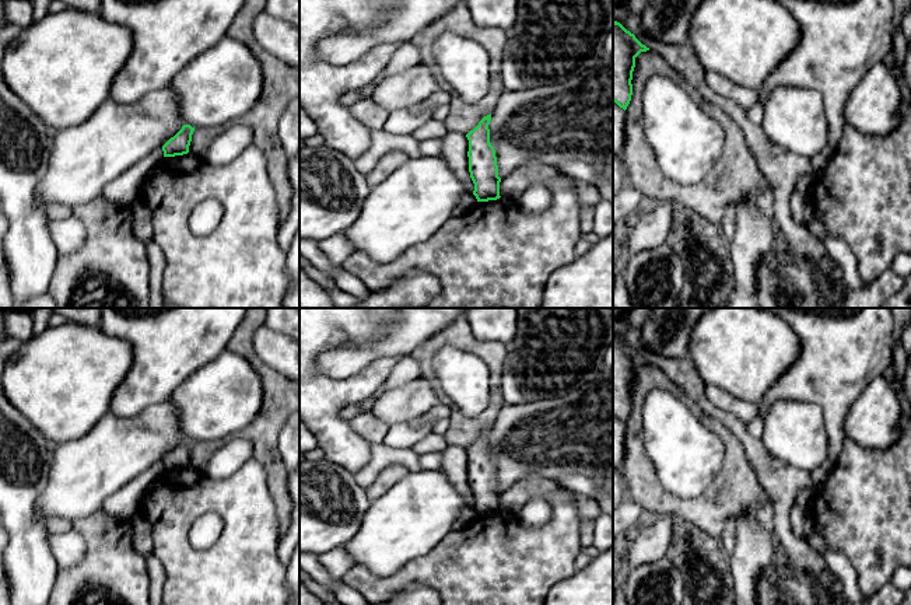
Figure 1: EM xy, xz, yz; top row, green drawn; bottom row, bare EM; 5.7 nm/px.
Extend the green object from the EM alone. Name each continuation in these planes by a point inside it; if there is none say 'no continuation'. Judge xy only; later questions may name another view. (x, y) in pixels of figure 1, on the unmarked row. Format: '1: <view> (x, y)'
no continuation

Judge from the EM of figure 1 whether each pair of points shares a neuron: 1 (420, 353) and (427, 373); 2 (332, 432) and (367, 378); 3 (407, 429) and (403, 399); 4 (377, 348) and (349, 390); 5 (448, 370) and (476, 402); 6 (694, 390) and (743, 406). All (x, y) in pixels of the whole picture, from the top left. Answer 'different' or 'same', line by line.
1: same
2: same
3: different
4: different
5: same
6: different

